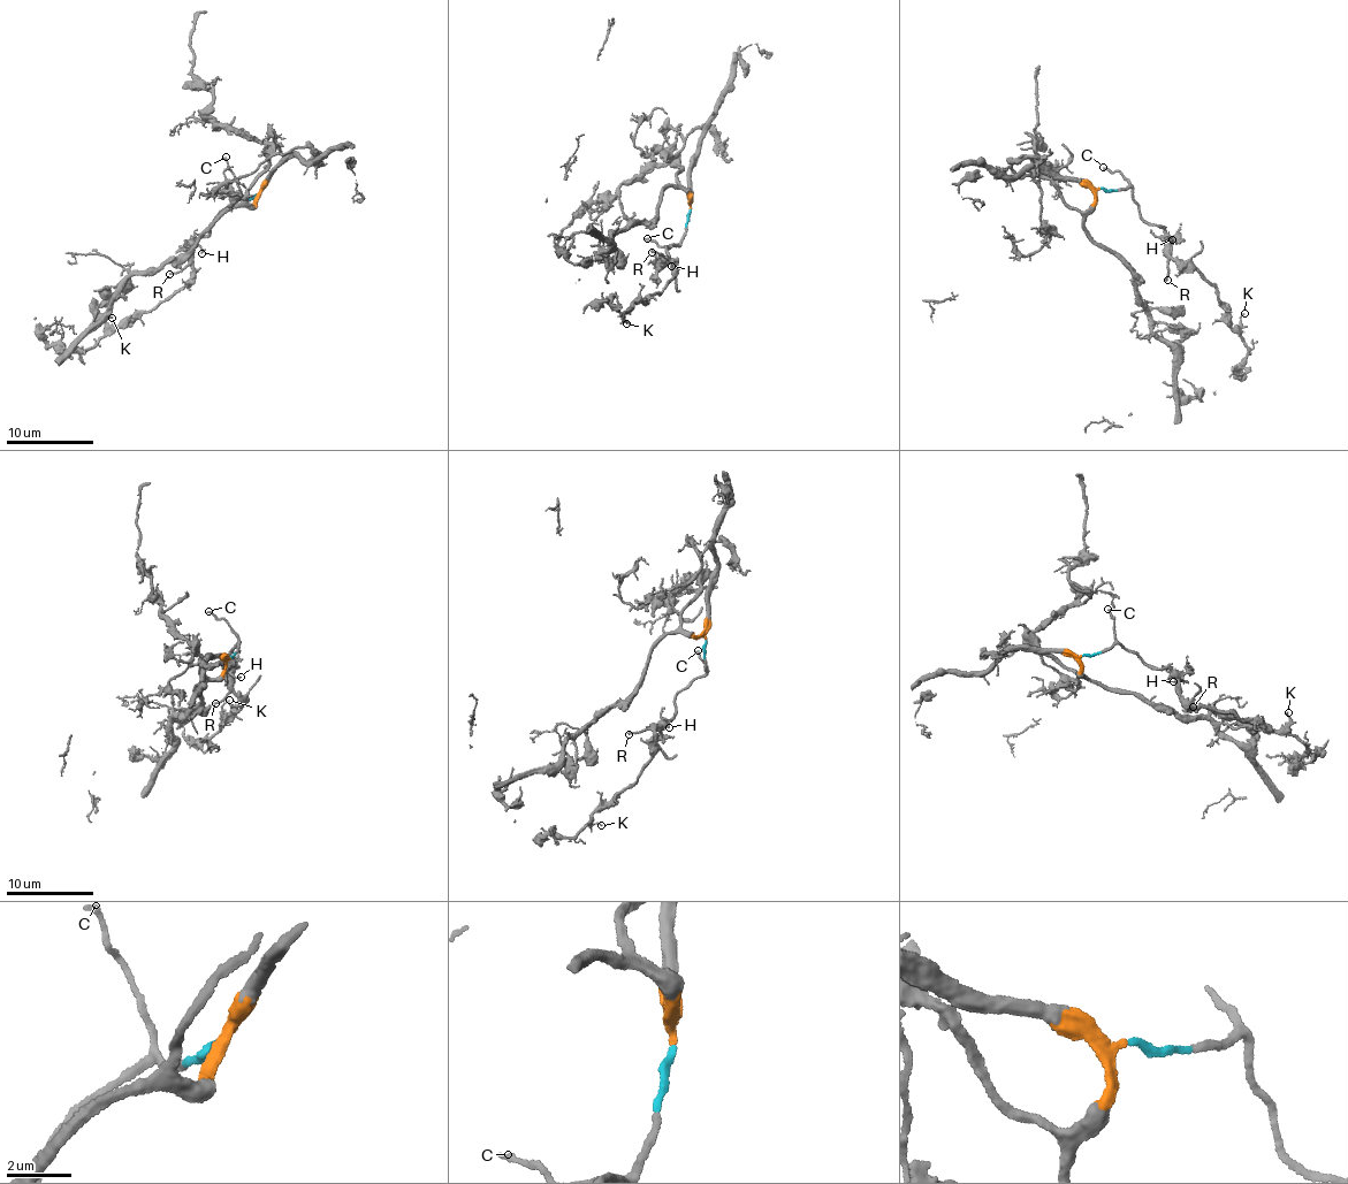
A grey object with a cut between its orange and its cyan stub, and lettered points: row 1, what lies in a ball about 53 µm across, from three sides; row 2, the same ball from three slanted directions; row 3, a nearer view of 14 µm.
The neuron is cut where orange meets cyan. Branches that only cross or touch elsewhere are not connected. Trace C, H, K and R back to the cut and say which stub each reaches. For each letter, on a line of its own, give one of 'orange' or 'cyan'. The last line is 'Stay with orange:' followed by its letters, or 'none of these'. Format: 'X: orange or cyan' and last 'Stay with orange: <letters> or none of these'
C: cyan
H: cyan
K: cyan
R: cyan
Stay with orange: none of these

